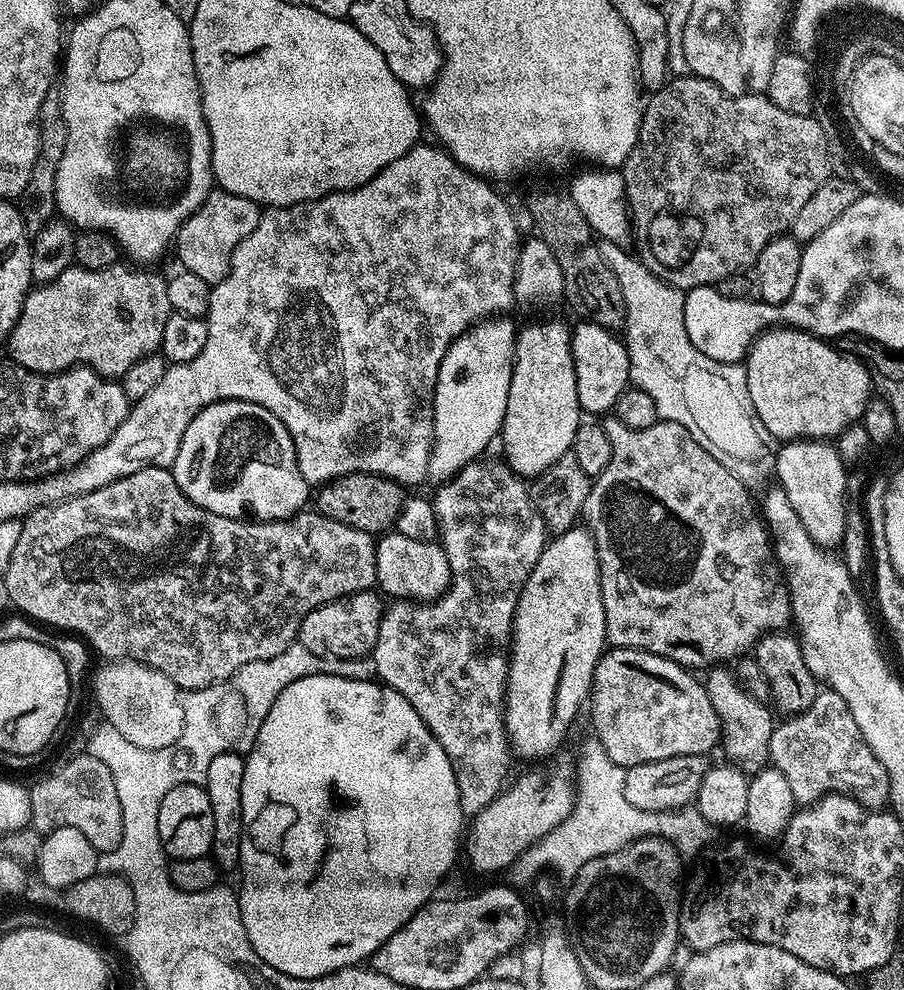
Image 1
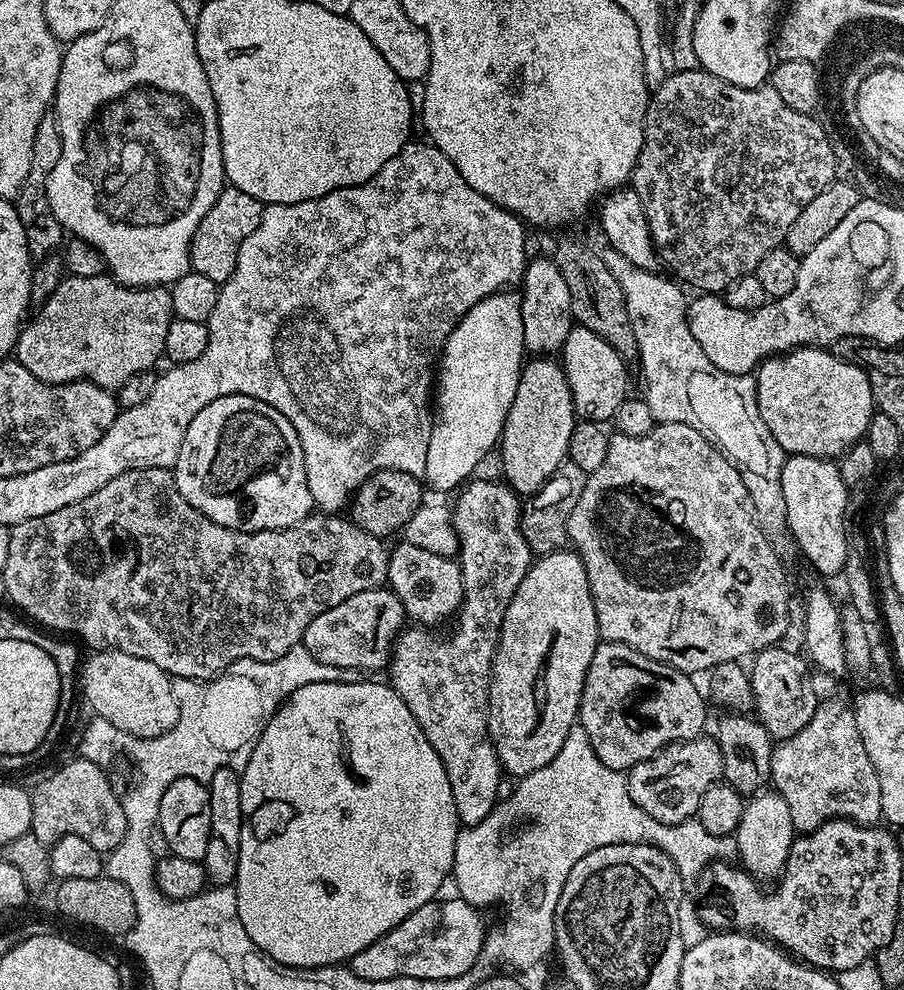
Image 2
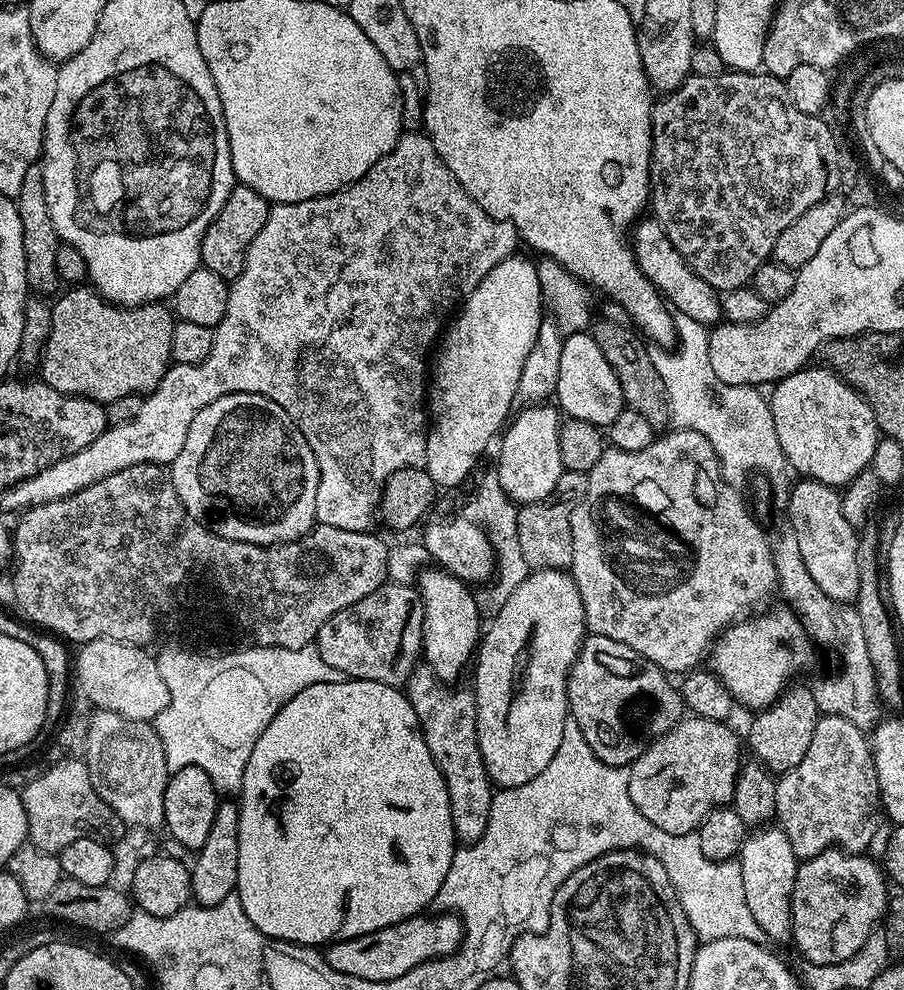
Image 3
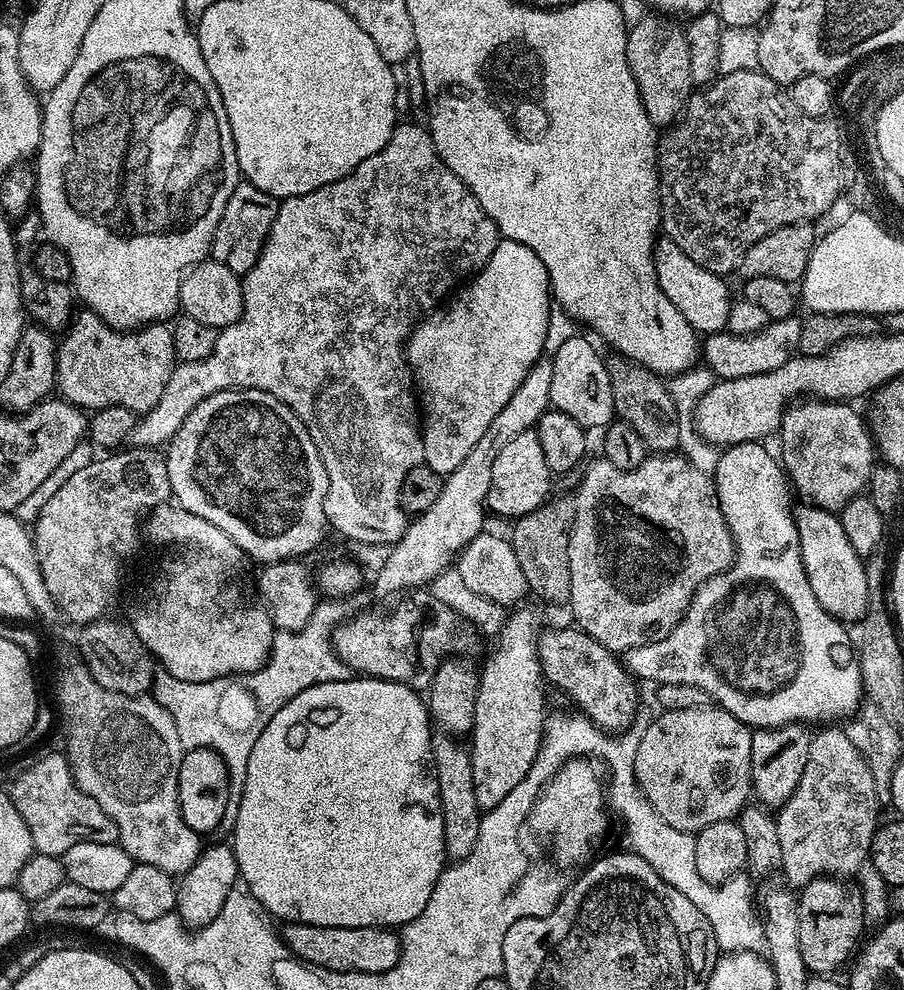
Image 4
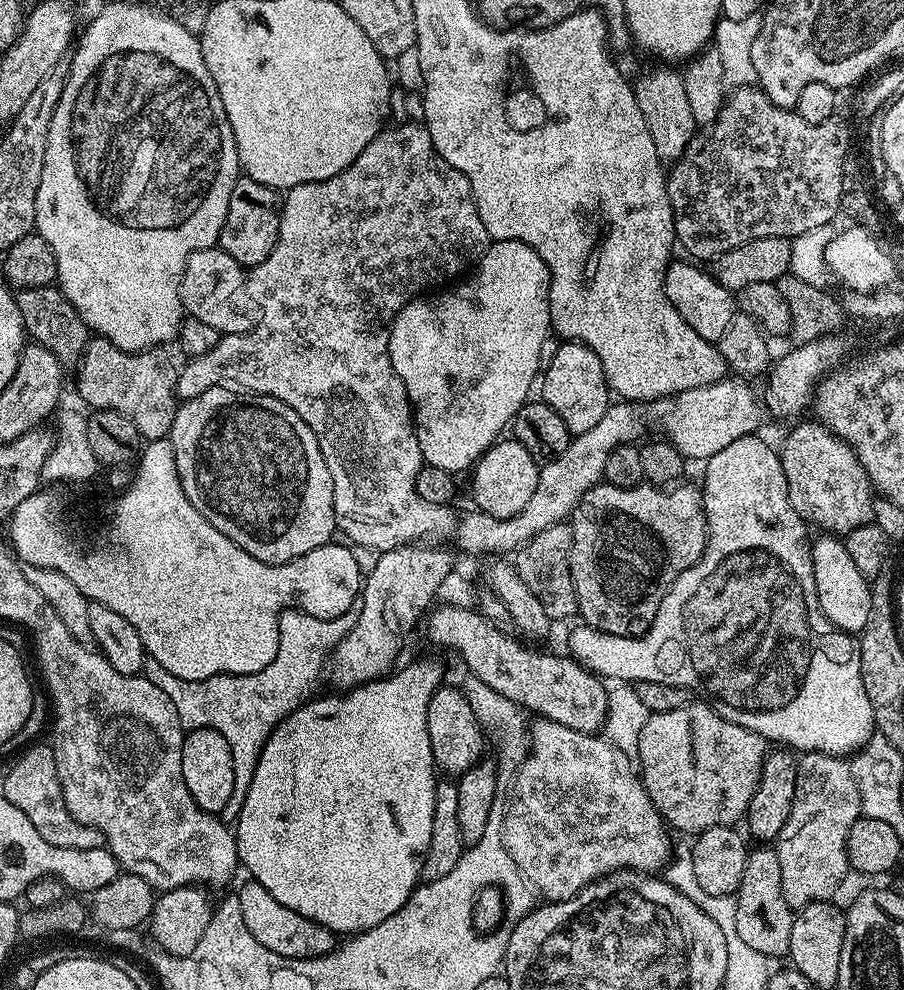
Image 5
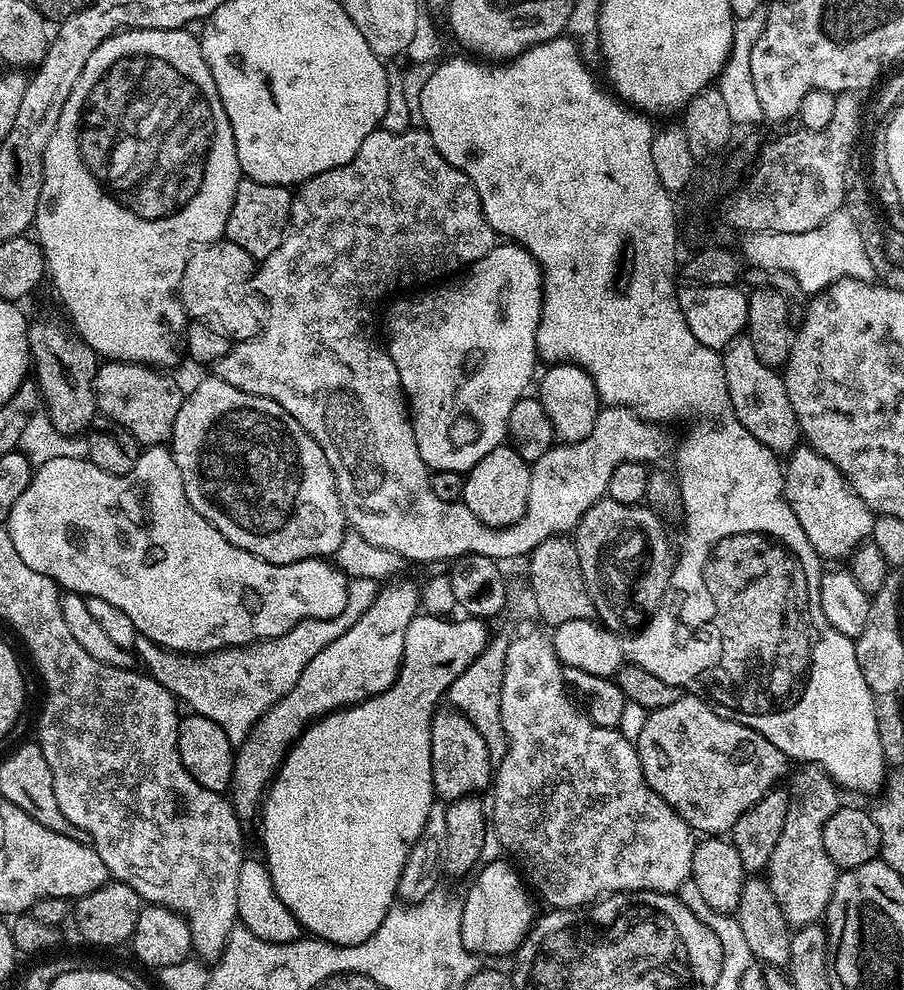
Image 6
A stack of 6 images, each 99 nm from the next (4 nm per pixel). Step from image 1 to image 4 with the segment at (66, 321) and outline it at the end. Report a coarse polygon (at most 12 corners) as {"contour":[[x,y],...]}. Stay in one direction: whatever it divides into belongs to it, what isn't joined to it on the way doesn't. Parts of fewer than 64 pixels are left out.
{"contour":[[80,310],[56,388],[81,410],[158,406],[177,363],[167,323],[121,330]]}

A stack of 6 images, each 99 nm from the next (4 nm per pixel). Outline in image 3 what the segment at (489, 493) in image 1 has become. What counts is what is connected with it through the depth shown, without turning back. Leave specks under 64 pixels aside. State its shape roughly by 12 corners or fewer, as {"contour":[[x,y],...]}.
{"contour":[[418,666],[408,707],[461,845],[486,834],[494,785],[476,693]]}

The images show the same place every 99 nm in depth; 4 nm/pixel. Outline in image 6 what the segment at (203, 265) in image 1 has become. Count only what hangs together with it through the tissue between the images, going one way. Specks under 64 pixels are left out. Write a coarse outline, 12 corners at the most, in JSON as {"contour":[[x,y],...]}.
{"contour":[[241,179],[224,236],[253,261],[284,241],[293,193]]}

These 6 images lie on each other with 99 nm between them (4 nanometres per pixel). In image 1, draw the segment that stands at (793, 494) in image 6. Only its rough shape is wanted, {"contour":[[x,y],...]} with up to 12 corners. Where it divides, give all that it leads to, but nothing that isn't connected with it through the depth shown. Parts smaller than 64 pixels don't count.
{"contour":[[773,326],[744,364],[777,441],[835,438],[863,417],[868,367]]}

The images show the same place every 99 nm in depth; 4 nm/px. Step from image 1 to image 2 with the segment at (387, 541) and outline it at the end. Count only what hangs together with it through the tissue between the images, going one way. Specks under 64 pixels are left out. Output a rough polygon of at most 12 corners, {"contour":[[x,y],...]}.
{"contour":[[403,542],[386,584],[405,617],[440,626],[464,597],[459,563]]}

